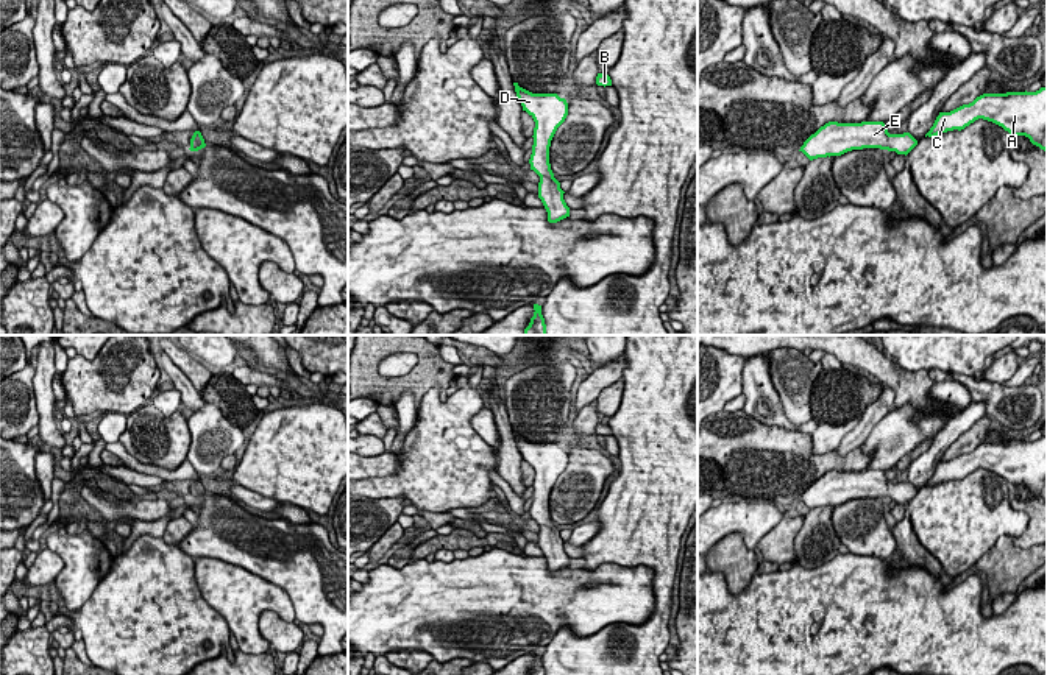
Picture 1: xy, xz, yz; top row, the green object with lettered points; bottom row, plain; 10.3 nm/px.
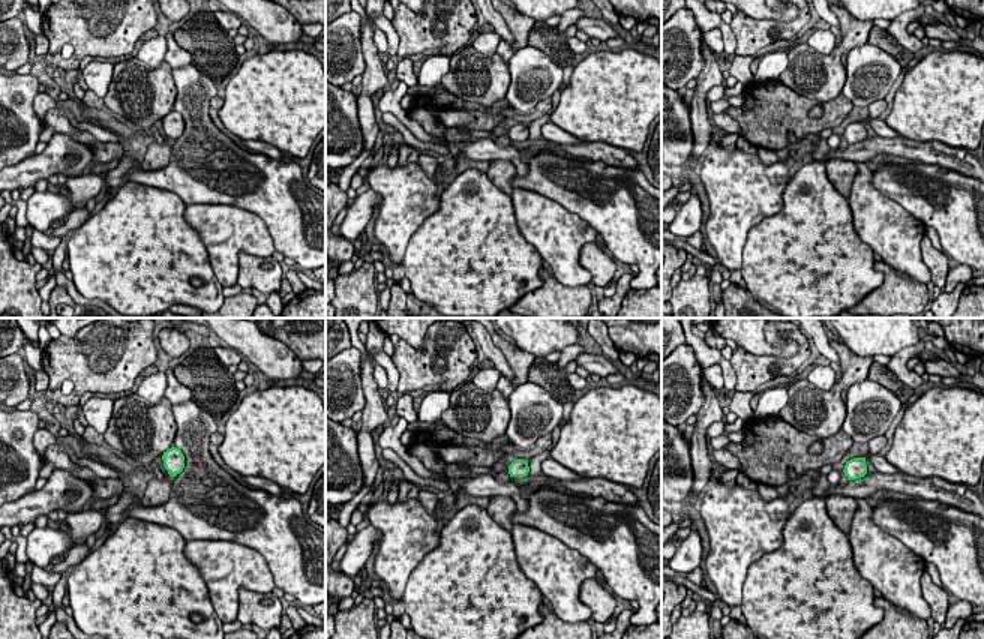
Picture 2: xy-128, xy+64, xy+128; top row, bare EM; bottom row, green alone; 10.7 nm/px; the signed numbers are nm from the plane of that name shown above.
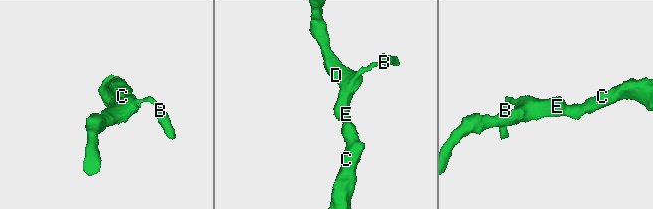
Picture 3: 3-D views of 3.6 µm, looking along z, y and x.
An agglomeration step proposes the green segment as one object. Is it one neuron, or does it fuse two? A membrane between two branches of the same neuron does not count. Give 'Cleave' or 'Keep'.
Keep

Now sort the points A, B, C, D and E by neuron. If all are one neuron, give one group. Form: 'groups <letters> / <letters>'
groups A B C D E

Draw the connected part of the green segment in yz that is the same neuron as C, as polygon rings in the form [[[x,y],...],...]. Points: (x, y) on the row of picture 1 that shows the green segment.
[[[1047,87],[1036,92],[983,94],[950,112],[939,112],[925,137],[964,129],[983,118],[1010,134],[1025,136],[1047,153]]]

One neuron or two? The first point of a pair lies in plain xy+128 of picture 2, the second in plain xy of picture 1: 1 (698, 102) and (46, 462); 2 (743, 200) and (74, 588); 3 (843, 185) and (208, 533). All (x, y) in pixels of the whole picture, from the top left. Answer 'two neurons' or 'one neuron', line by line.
1: one neuron
2: one neuron
3: two neurons

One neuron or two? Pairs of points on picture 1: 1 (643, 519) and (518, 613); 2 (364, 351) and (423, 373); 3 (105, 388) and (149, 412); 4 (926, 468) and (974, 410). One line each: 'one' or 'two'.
1: two
2: one
3: two
4: one

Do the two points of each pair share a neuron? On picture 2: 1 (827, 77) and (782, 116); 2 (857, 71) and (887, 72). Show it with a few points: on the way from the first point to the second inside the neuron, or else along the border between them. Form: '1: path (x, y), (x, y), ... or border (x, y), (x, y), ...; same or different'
1: border (777, 80), (797, 93), (821, 102), (839, 95); different
2: path (864, 71), (879, 71); same

